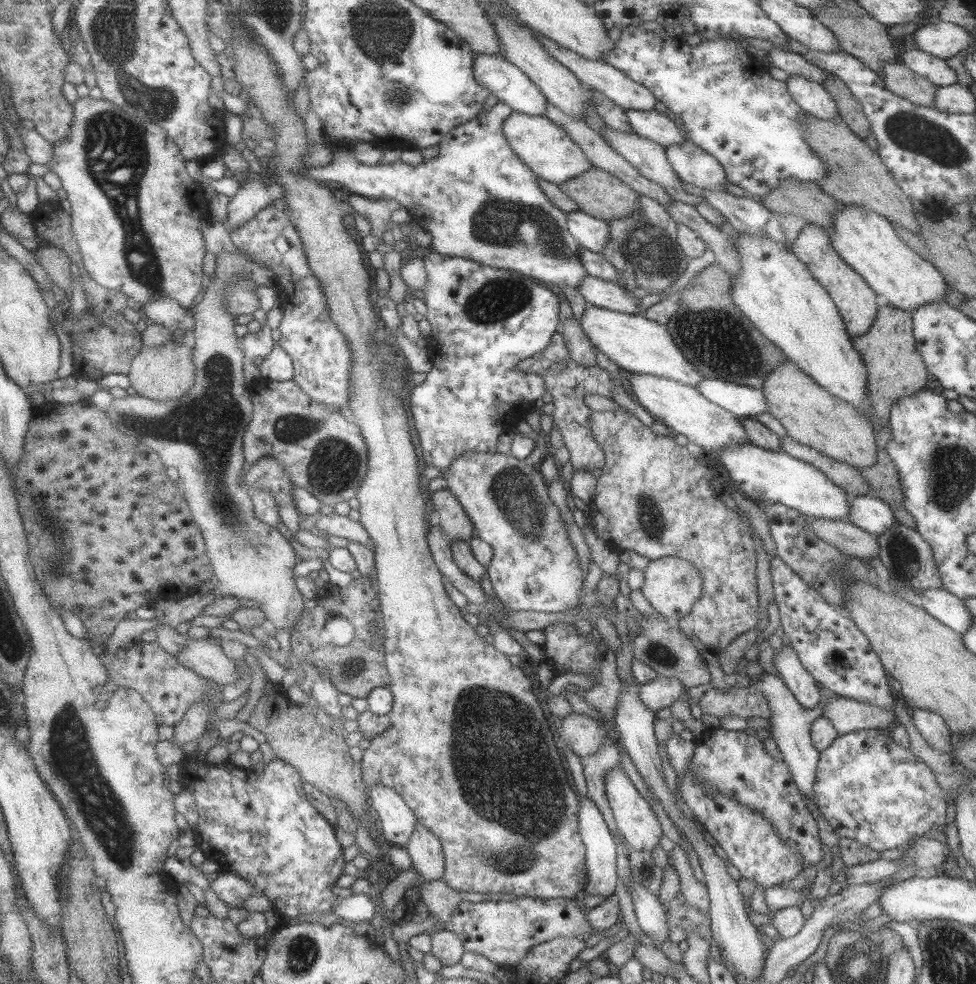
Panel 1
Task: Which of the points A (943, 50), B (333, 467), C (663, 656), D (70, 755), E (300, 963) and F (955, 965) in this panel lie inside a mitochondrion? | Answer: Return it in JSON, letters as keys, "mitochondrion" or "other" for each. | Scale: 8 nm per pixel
{"A":"other","B":"mitochondrion","C":"mitochondrion","D":"mitochondrion","E":"mitochondrion","F":"mitochondrion"}

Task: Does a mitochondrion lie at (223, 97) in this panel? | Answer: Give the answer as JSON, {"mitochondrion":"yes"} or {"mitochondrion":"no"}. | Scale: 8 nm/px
{"mitochondrion":"no"}

